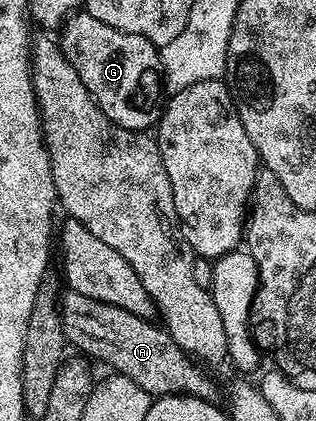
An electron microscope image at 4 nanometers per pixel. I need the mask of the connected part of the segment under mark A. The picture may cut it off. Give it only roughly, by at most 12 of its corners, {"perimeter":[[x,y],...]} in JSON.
{"perimeter":[[69,289],[71,348],[150,396],[219,402],[165,326]]}

